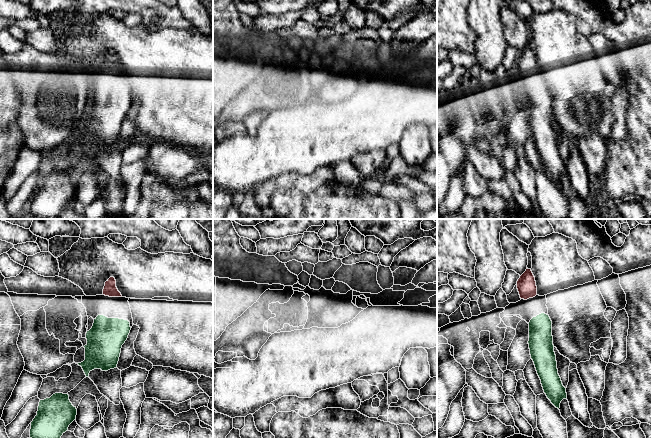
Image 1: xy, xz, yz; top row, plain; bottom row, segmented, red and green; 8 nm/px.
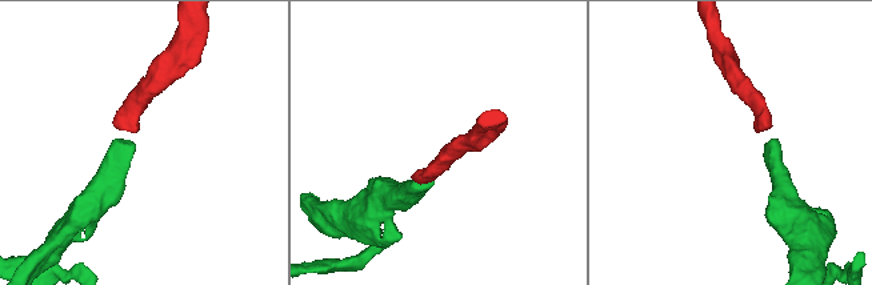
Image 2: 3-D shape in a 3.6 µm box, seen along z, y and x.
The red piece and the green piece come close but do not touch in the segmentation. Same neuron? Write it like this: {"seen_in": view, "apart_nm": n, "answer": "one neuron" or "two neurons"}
{"seen_in": "yz", "apart_nm": 150, "answer": "one neuron"}

